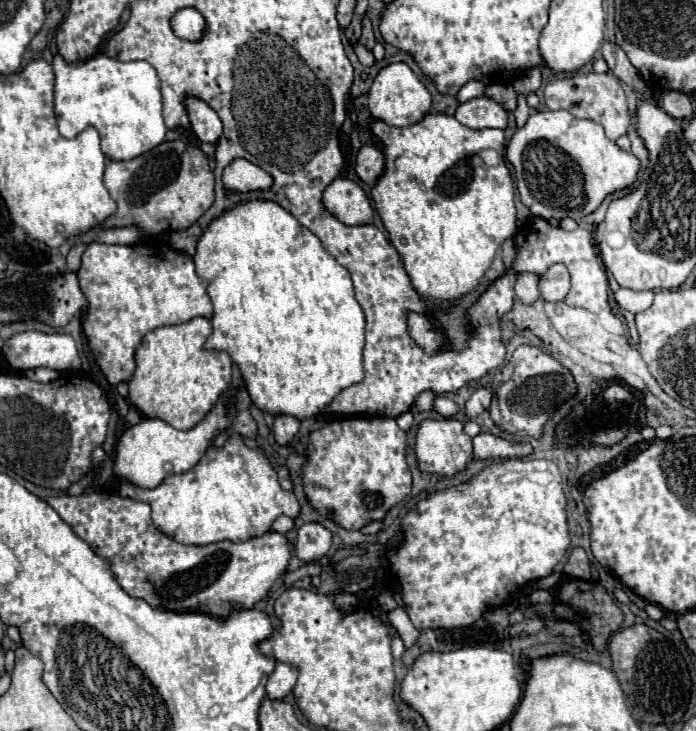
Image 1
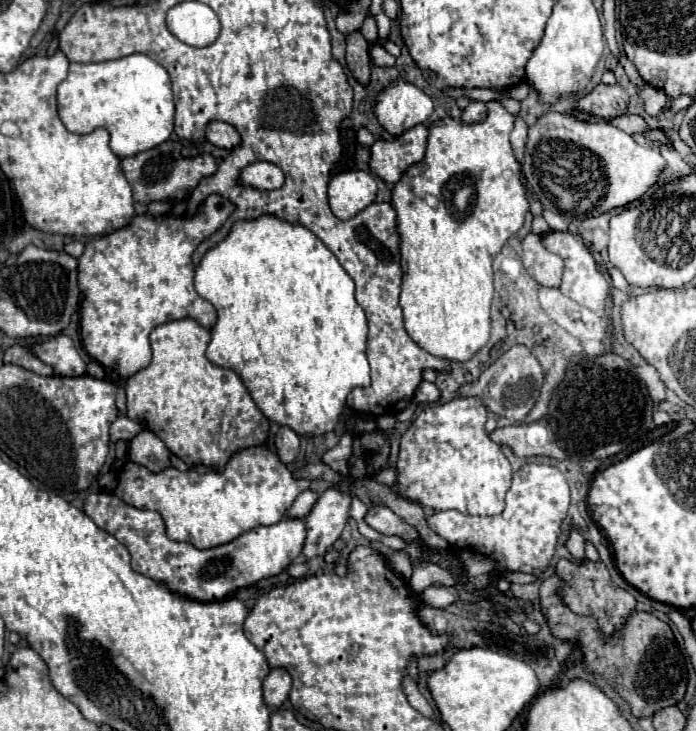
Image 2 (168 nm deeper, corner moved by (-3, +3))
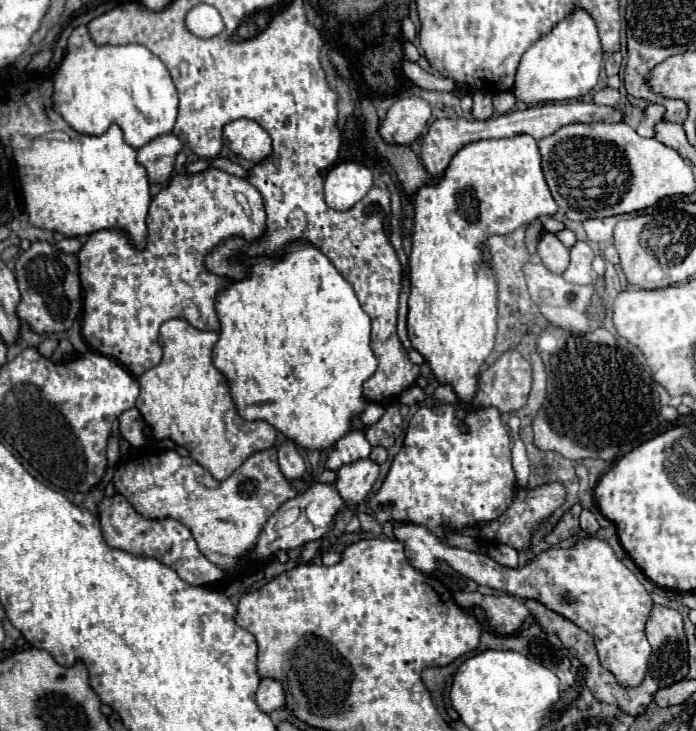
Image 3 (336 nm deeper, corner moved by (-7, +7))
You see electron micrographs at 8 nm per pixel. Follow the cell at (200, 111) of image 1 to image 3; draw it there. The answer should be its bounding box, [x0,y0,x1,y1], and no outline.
[223,118,271,164]

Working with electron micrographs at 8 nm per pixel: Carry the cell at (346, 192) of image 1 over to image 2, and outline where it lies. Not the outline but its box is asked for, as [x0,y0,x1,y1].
[329,172,377,220]

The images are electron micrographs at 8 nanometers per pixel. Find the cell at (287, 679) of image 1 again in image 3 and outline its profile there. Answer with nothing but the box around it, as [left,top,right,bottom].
[255,678,285,714]

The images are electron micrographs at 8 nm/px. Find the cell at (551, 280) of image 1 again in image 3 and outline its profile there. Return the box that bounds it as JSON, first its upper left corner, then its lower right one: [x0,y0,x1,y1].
[537,232,569,274]

